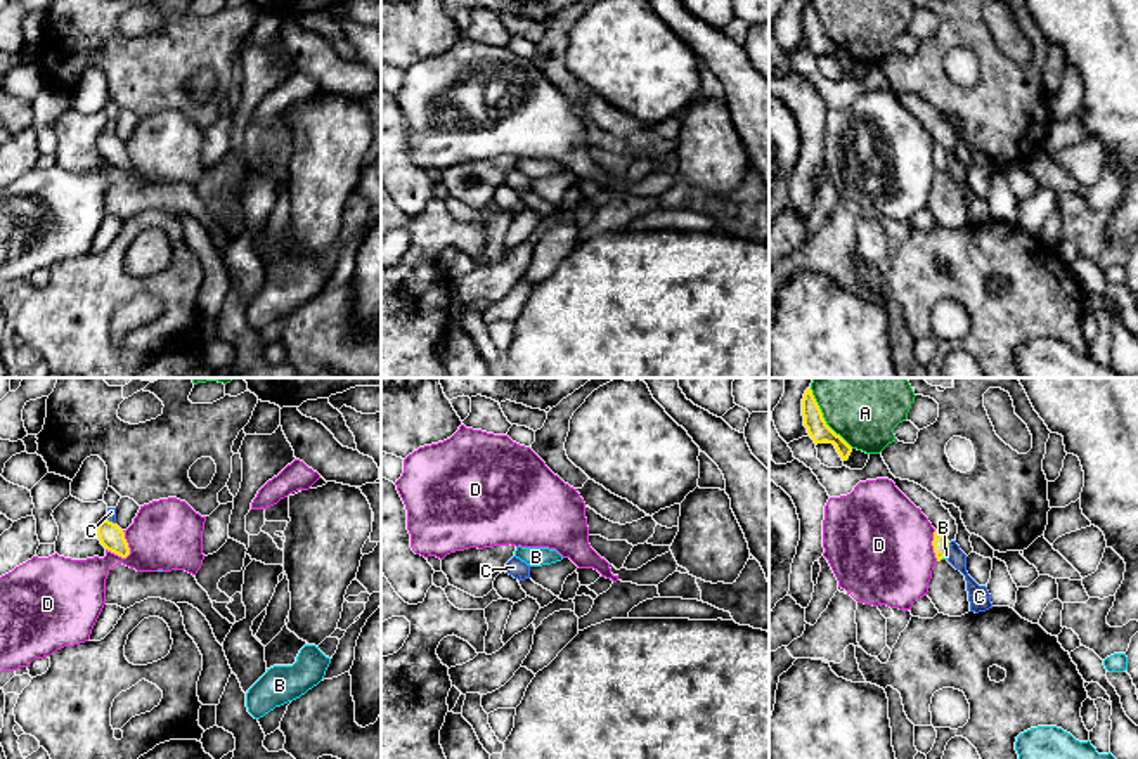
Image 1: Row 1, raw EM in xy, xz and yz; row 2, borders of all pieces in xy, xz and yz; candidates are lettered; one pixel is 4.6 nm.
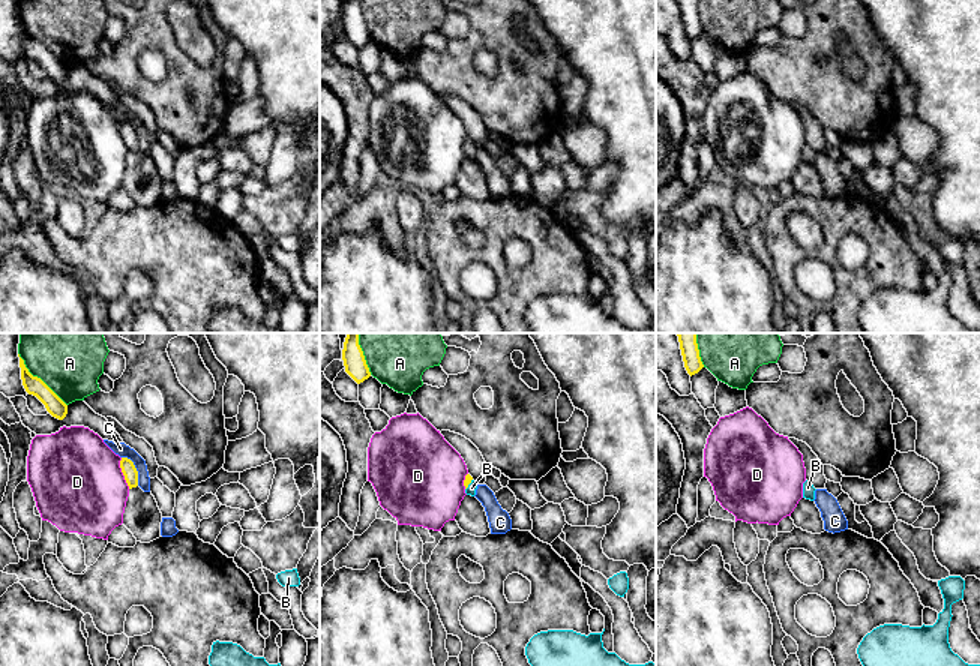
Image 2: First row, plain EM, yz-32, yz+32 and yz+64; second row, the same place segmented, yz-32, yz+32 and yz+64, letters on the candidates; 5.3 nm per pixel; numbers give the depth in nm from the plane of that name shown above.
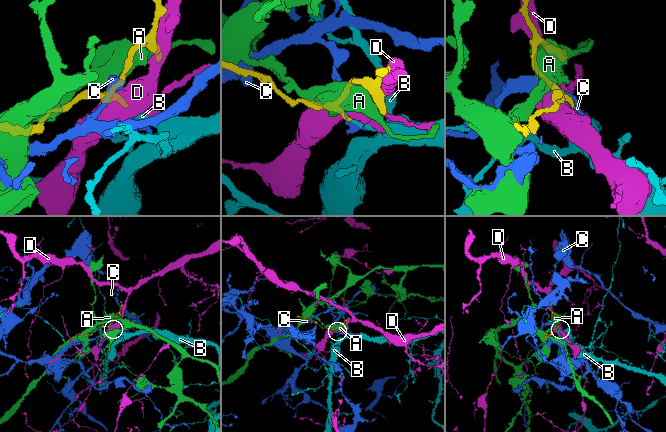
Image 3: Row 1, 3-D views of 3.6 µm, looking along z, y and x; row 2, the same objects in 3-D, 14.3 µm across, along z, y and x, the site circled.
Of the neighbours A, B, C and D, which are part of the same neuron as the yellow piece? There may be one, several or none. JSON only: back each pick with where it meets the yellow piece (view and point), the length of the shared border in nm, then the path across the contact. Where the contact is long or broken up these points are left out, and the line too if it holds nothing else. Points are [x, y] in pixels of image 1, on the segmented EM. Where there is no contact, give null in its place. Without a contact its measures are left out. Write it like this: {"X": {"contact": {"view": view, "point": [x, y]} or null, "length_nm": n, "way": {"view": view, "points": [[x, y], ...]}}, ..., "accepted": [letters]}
{"B": {"contact": {"view": "yz", "point": [943, 557]}, "length_nm": 40, "way": {"view": "yz", "points": [[941, 544], [943, 557], [946, 555]]}}, "accepted": ["B"]}

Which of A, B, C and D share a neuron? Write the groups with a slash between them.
A / B / C / D

